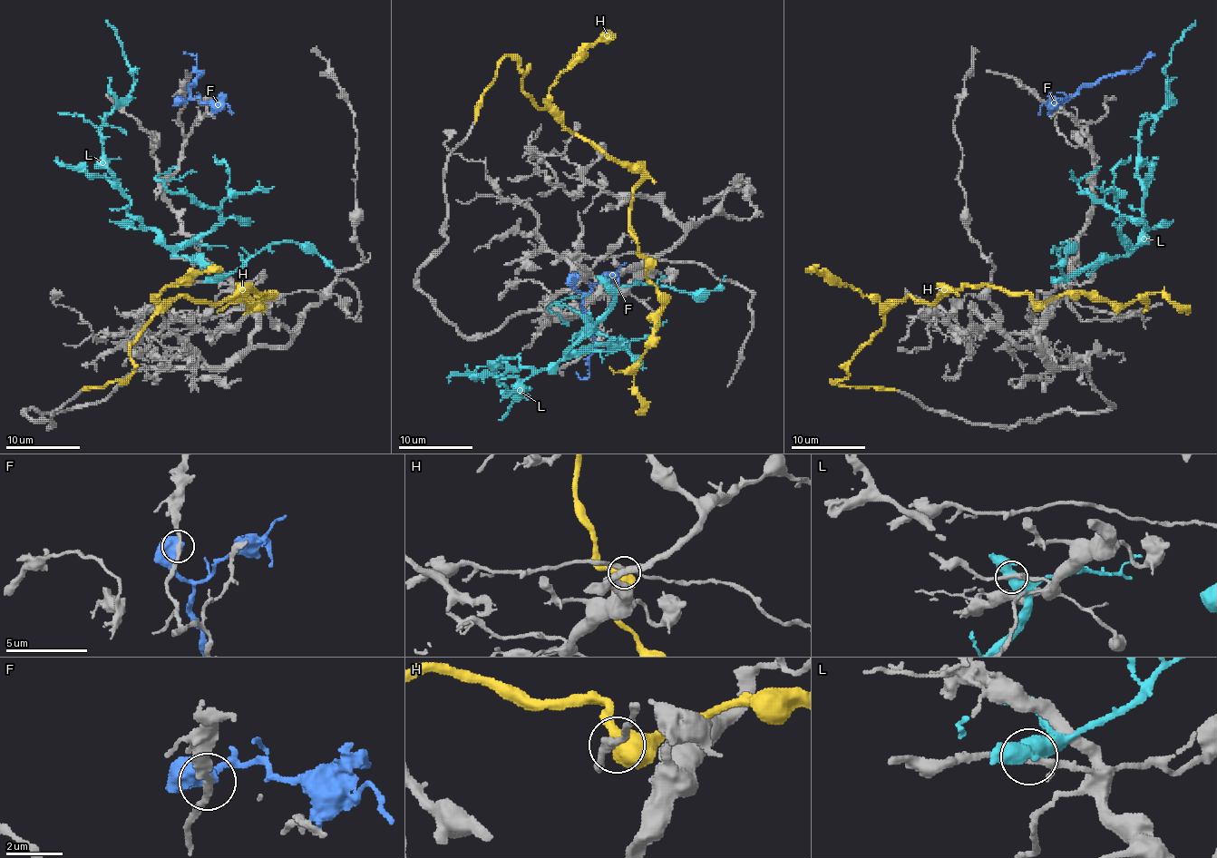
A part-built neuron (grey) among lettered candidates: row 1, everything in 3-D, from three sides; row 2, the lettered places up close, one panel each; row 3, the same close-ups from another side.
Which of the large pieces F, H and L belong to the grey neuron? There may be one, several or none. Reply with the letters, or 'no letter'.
H

